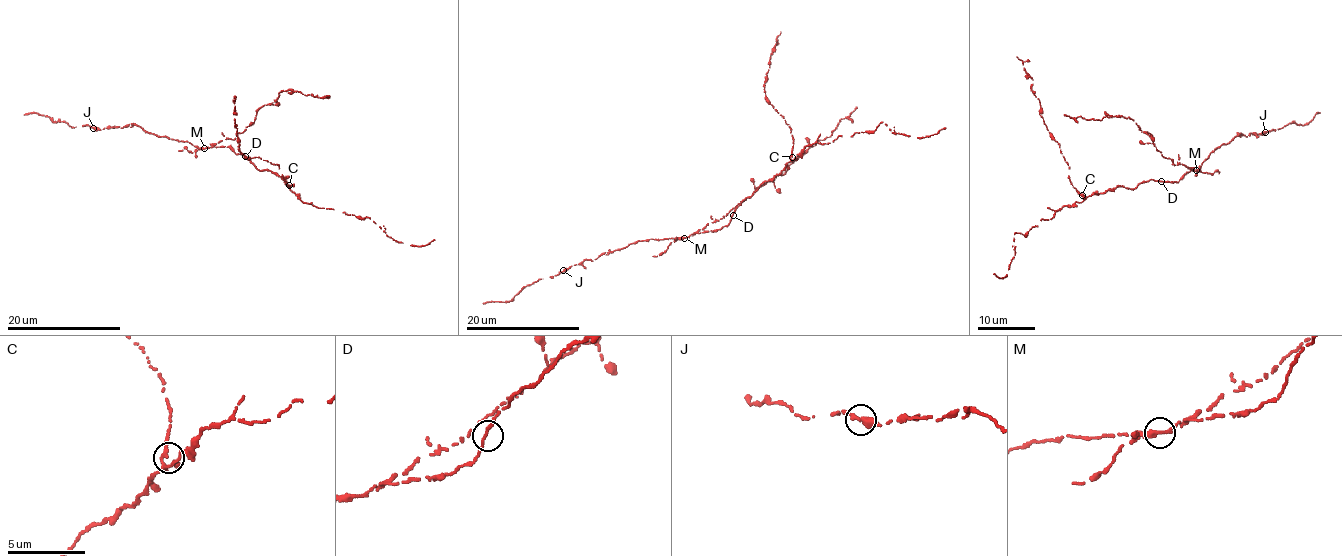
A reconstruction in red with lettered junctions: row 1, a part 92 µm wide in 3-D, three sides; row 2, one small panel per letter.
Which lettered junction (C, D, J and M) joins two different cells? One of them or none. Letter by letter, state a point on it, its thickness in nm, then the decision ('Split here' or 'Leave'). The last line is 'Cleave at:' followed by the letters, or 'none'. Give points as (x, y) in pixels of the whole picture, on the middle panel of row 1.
C: Place: (792, 157). Thickness 280 nm. Leave
D: Place: (733, 215). Thickness 200 nm. Leave
J: Place: (563, 270). Thickness 360 nm. Leave
M: Place: (684, 238). Thickness 260 nm. Split here
Cleave at: M

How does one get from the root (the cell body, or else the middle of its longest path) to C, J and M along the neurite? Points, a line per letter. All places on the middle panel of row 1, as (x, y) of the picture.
C: (732, 215), (740, 202), (781, 172), (792, 157)
J: (732, 215), (730, 221), (718, 229), (693, 232), (687, 237), (638, 240), (563, 270)
M: (732, 215), (730, 221), (718, 229), (693, 232), (684, 237)

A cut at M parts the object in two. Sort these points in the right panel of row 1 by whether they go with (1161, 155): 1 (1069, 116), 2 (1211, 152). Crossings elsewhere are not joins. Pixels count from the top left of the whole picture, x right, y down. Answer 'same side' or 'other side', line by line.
1: same side
2: other side

